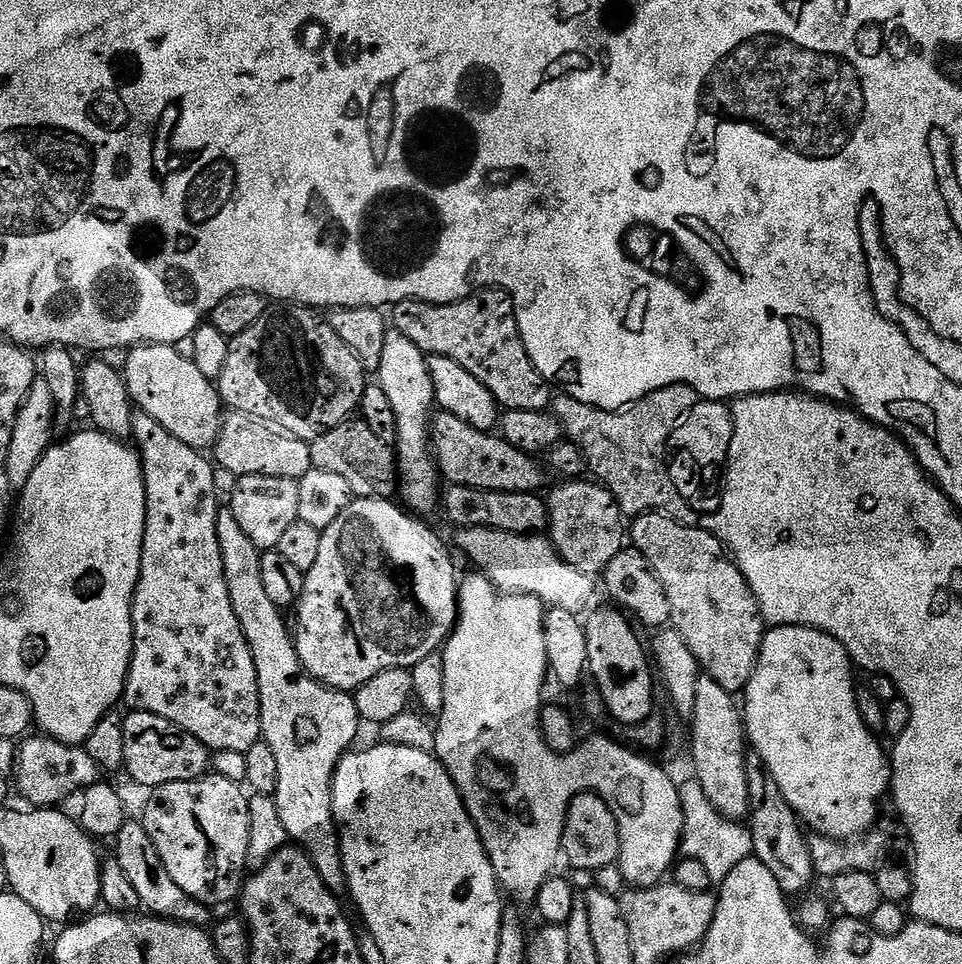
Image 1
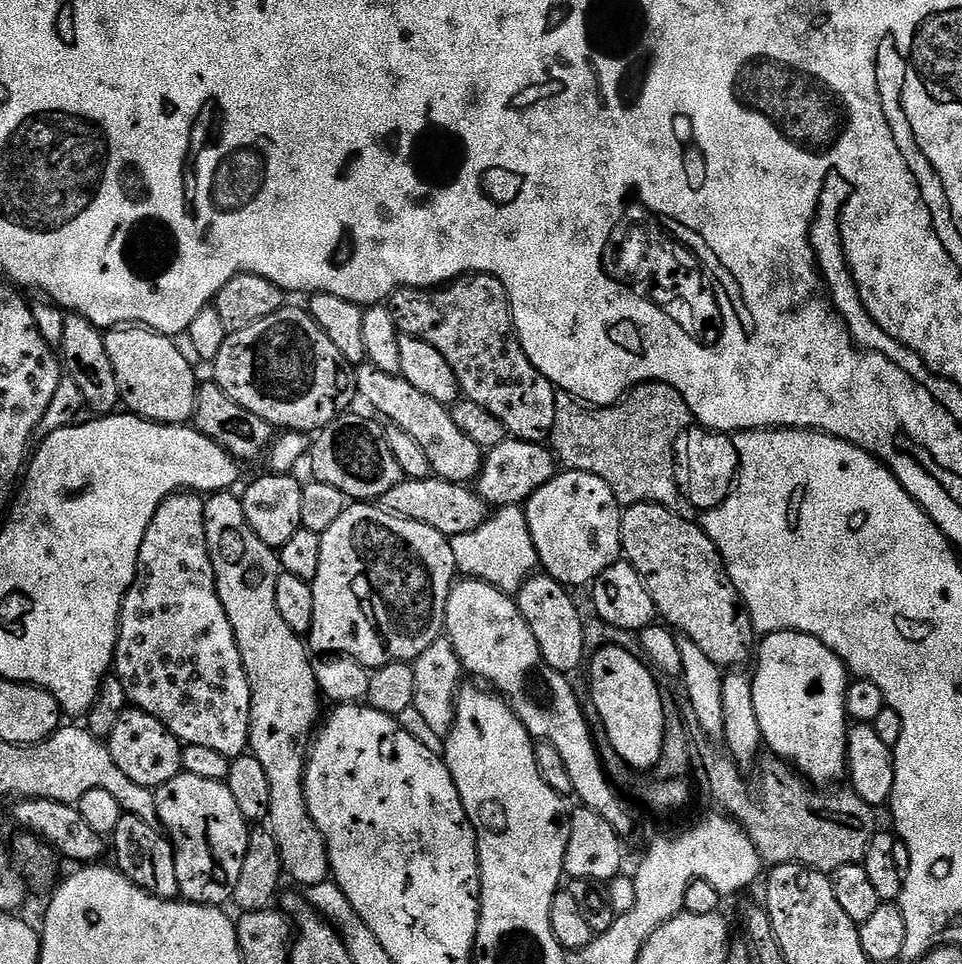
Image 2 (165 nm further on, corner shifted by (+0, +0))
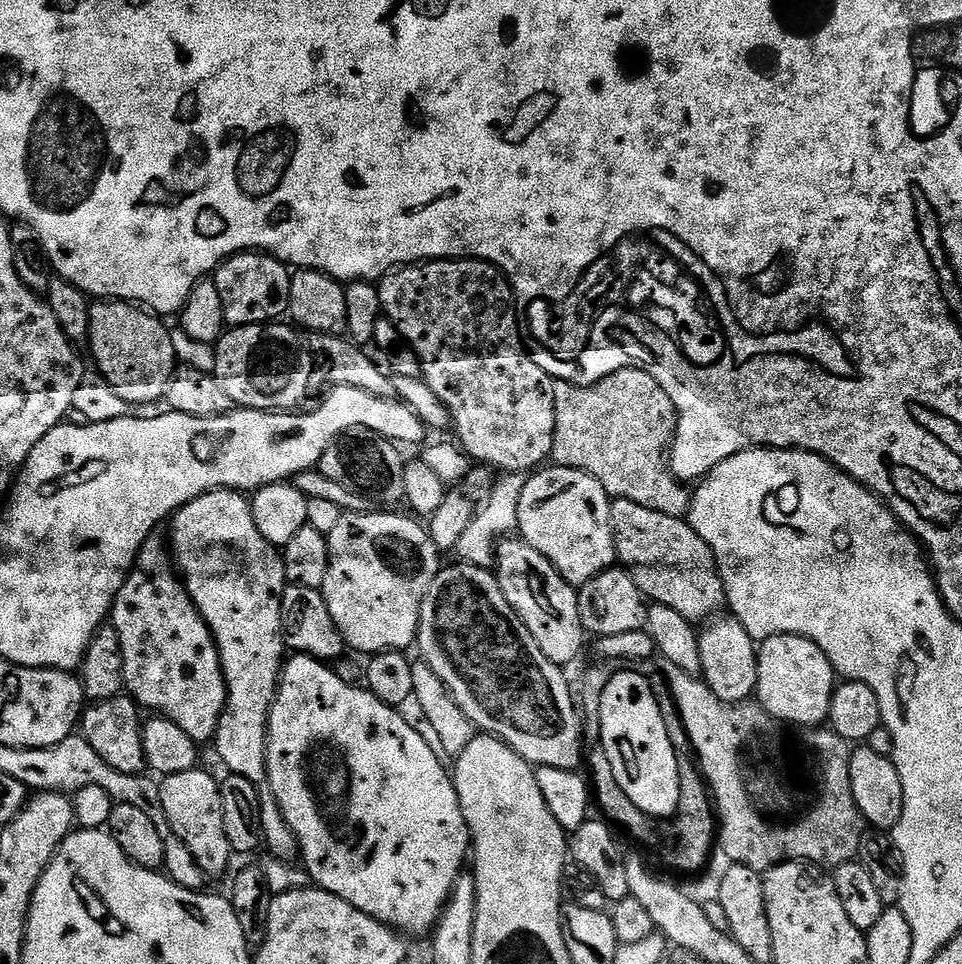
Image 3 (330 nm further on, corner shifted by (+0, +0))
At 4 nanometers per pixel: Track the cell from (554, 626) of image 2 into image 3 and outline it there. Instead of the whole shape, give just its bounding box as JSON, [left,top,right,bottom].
[494,538,586,666]

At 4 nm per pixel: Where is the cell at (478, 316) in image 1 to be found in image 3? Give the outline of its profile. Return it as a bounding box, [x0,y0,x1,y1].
[378,258,556,473]

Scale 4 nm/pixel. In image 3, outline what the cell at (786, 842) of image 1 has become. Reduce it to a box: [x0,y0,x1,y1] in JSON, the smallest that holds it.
[698,615,758,704]

